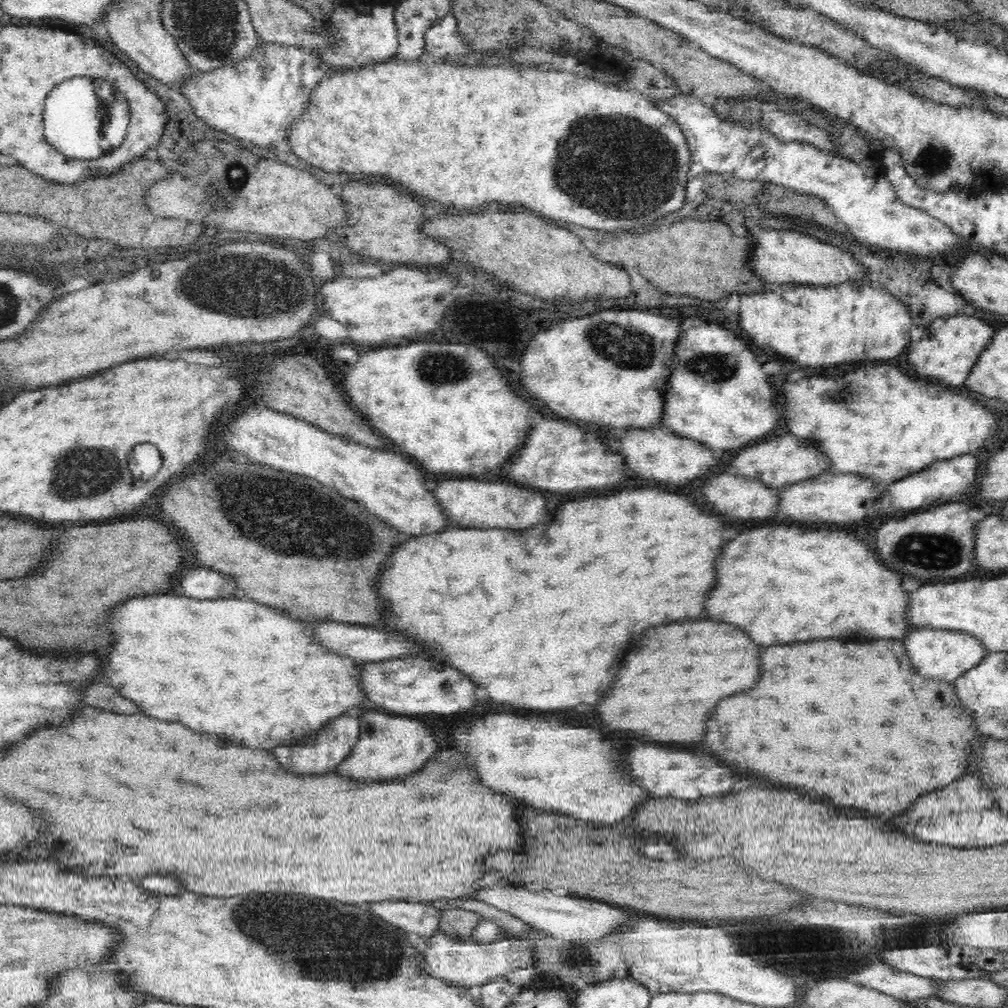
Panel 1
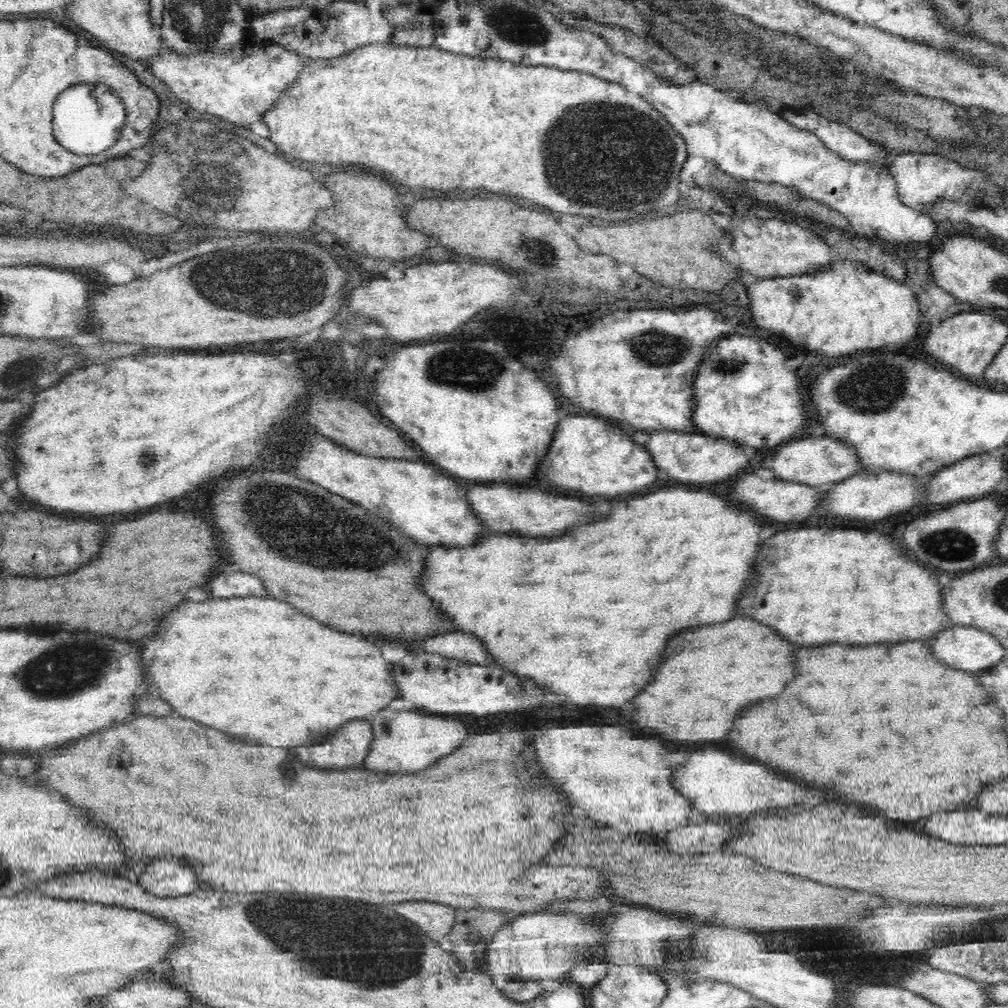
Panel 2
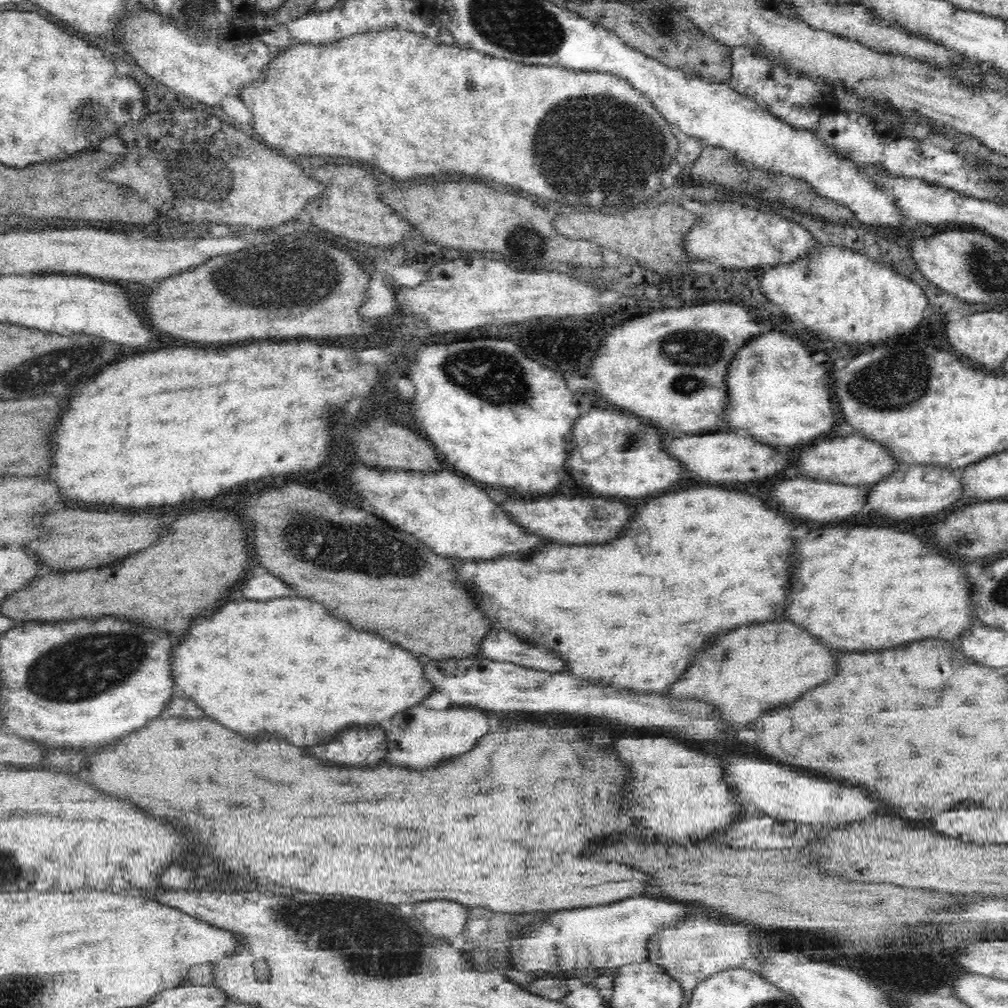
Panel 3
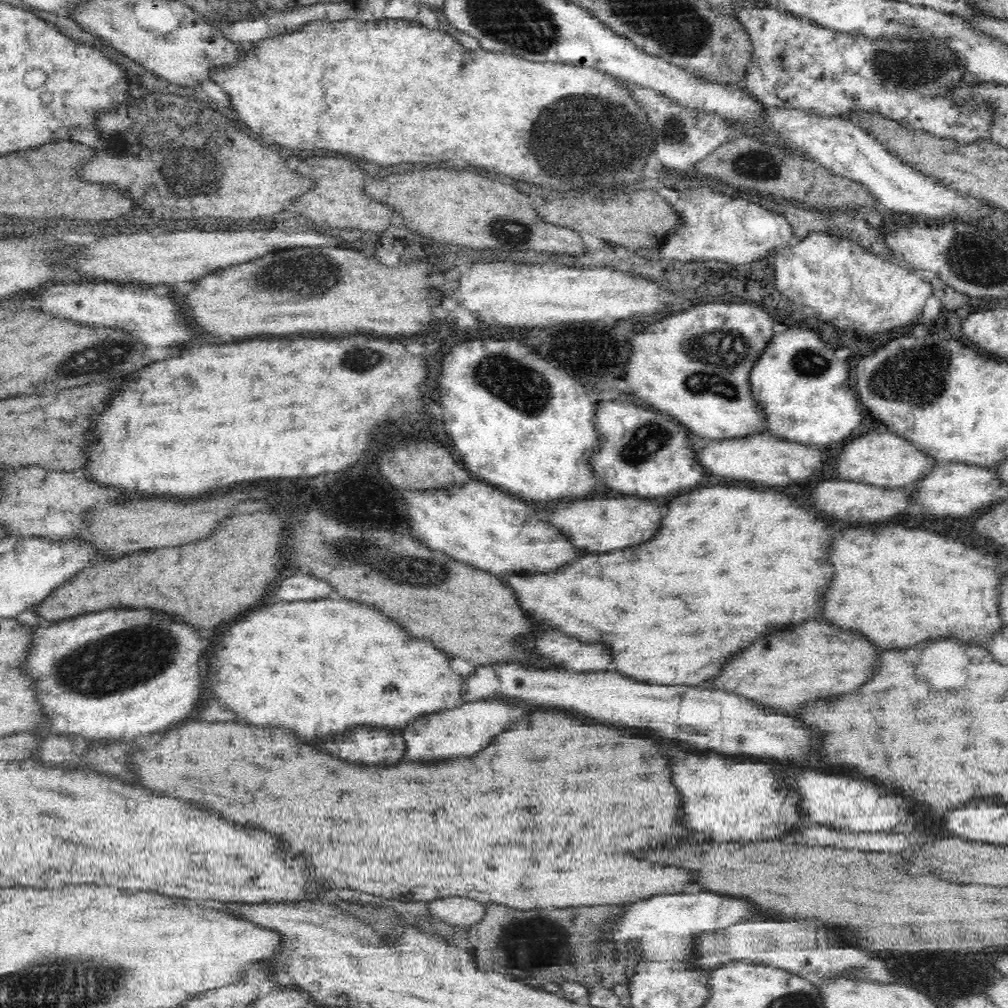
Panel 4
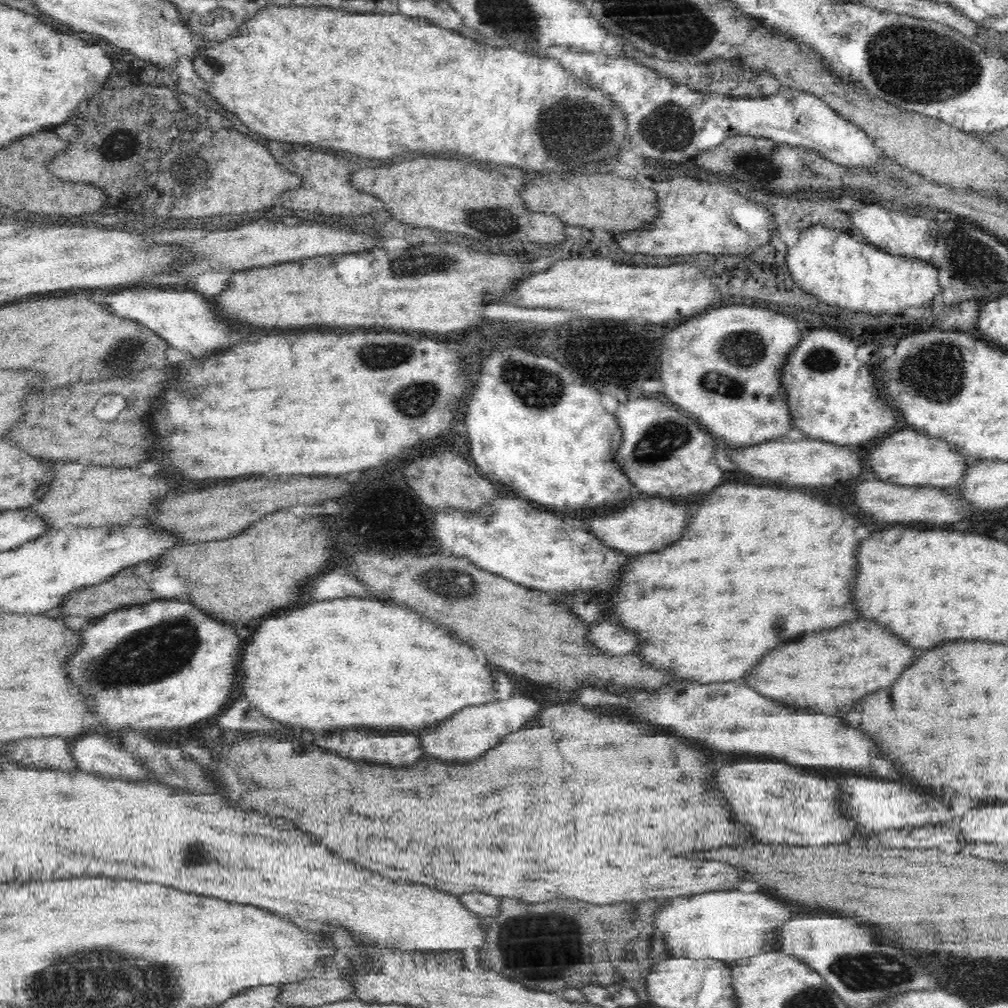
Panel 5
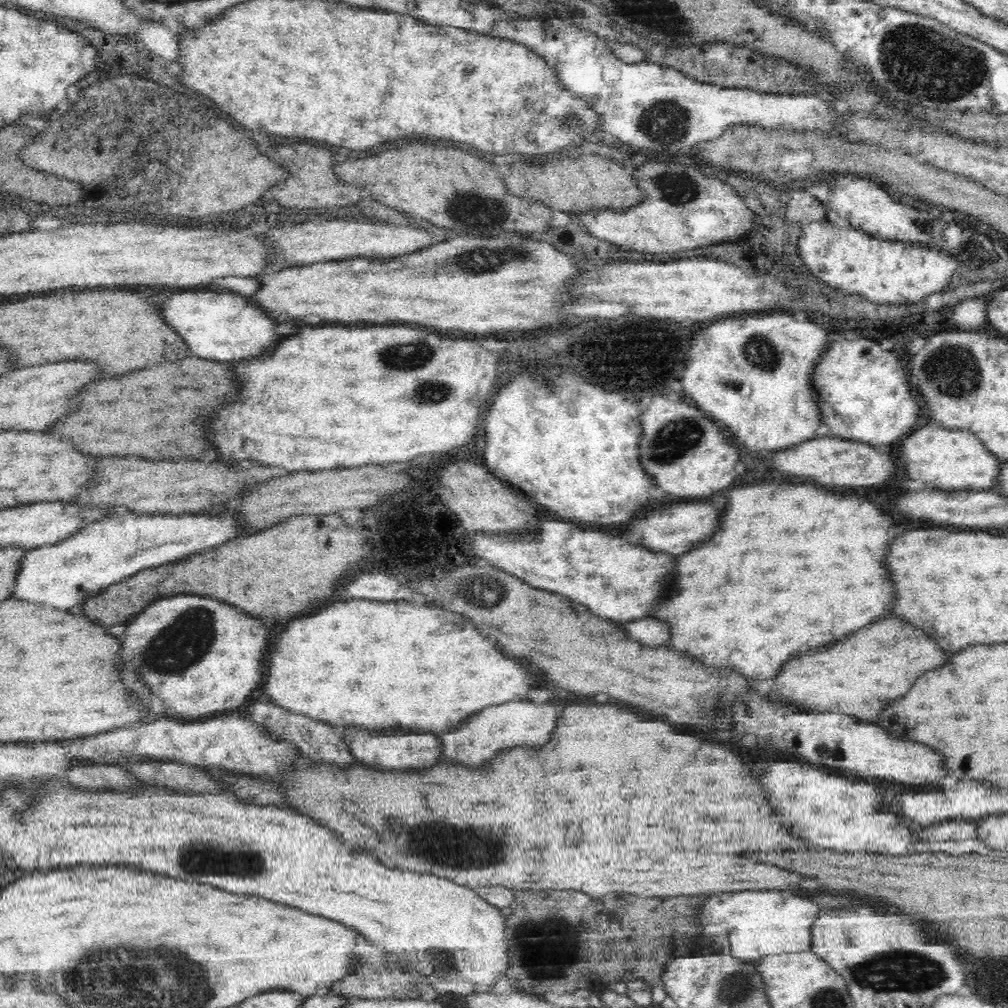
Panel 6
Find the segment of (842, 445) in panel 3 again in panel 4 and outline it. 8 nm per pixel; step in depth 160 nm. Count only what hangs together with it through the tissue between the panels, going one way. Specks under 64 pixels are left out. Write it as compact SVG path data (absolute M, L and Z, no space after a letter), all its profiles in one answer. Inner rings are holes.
M864 431L854 439L844 443L842 451L836 456L836 470L840 472L842 479L851 481L864 481L868 484L881 487L907 487L922 482L940 461L920 447L912 443L908 438L898 438L894 432L866 432Z

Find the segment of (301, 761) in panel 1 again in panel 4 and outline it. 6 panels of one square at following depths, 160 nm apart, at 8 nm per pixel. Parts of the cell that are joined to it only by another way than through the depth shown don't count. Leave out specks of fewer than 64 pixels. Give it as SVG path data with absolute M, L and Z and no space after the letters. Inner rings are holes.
M348 730L322 742L330 754L358 764L396 764L406 754L406 742L400 734L386 730Z

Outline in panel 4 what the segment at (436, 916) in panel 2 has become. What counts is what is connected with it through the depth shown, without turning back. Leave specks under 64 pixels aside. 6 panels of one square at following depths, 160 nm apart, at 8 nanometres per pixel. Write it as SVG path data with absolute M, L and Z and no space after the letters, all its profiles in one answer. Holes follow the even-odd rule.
M438 898L430 902L430 913L436 920L454 928L468 928L487 916L486 904L472 898Z

